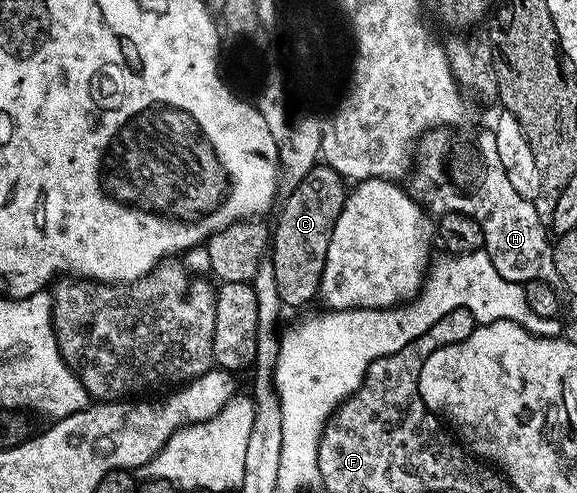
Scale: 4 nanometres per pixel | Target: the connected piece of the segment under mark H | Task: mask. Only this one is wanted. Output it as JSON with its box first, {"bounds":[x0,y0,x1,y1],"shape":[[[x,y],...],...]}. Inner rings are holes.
{"bounds":[409,128,558,286],"shape":[[[433,128],[420,137],[414,168],[409,174],[411,197],[432,214],[464,213],[477,219],[481,231],[485,231],[486,253],[498,275],[520,283],[541,279],[558,286],[548,226],[537,215],[534,201],[517,195],[509,183],[509,175],[505,175],[505,167],[497,156],[494,132],[490,128],[463,128]]]}

